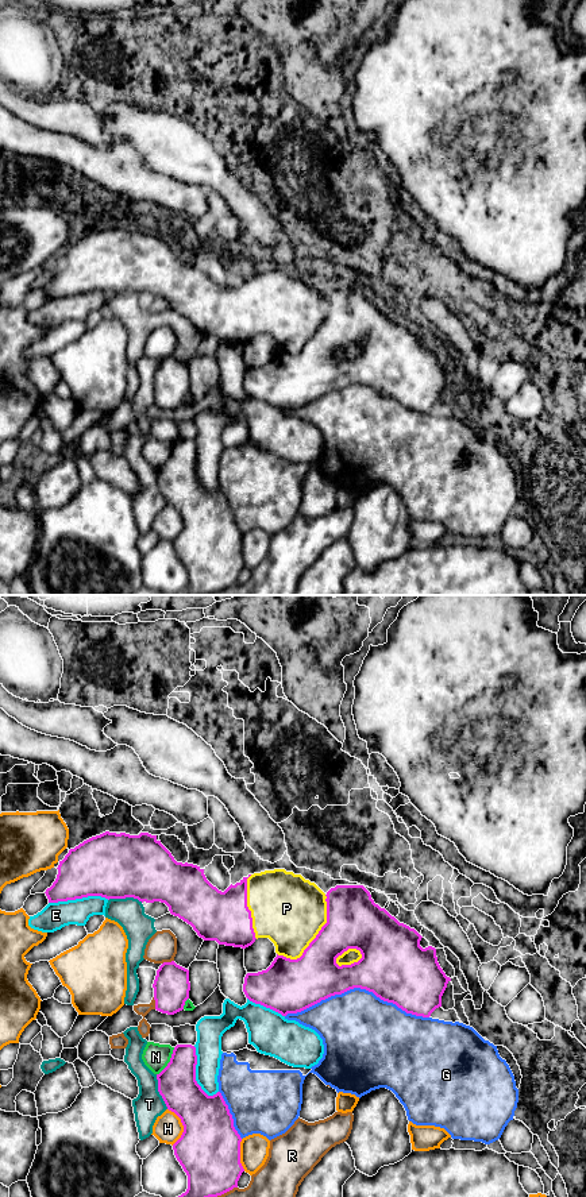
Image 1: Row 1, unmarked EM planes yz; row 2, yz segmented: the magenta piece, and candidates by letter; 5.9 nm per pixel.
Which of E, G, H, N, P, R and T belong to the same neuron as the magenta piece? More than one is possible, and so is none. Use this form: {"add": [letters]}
{"add": ["P"]}

